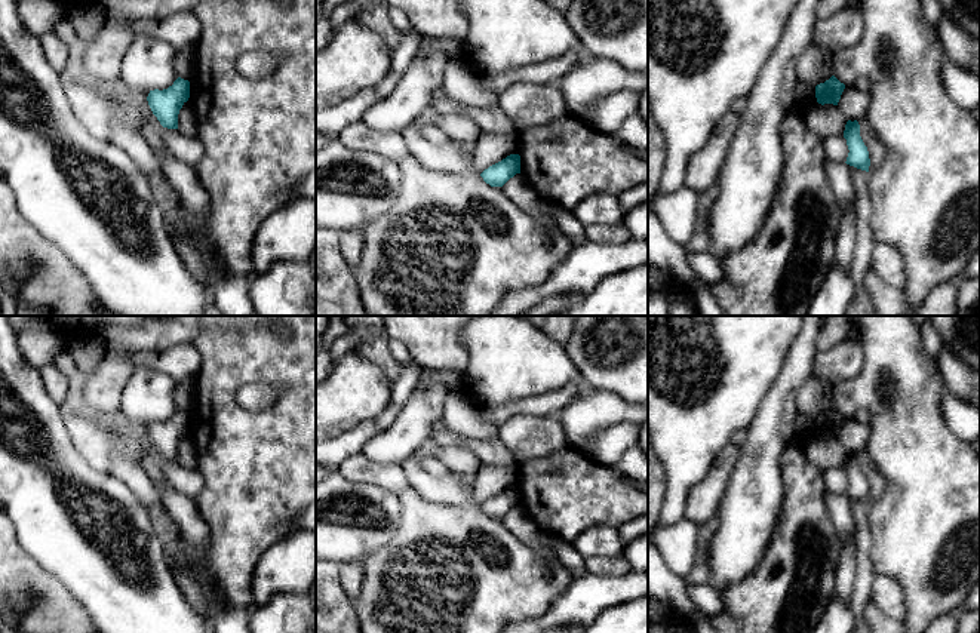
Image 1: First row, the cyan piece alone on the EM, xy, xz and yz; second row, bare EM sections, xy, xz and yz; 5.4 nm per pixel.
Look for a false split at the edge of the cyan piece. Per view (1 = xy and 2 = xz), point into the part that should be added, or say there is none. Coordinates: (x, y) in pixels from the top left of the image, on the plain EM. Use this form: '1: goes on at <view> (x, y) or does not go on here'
1: does not go on here
2: does not go on here

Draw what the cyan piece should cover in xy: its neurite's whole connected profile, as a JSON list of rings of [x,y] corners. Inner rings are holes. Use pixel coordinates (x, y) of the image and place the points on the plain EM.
[[[178,409],[168,421],[150,422],[147,433],[163,460],[178,461],[178,446],[188,430],[190,414]]]

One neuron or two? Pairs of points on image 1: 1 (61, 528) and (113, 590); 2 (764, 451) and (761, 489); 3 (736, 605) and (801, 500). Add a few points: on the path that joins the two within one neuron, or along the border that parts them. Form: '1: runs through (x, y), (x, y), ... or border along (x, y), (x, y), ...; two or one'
1: runs through (76, 543), (108, 575); one
2: runs through (761, 460), (761, 481); one
3: runs through (762, 578), (790, 546), (796, 527); one

